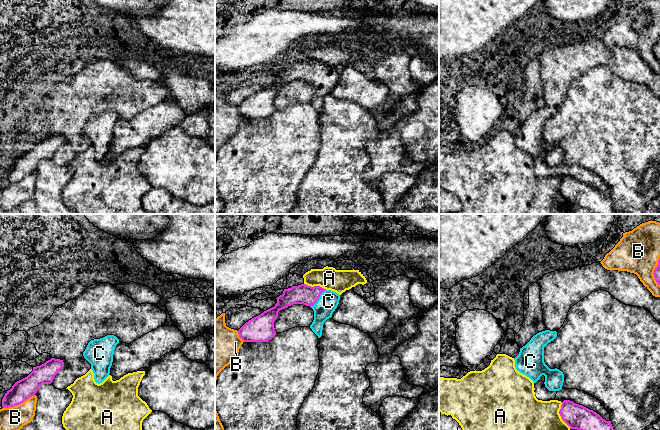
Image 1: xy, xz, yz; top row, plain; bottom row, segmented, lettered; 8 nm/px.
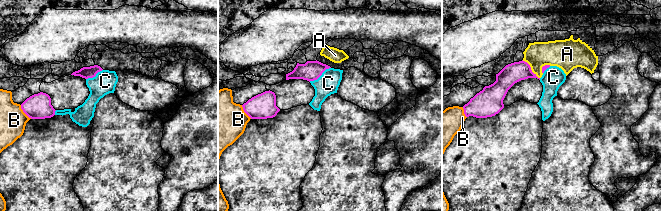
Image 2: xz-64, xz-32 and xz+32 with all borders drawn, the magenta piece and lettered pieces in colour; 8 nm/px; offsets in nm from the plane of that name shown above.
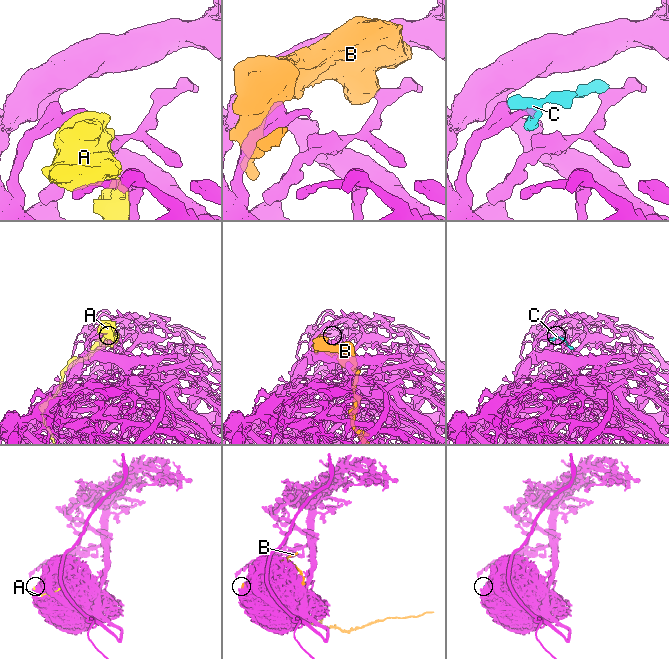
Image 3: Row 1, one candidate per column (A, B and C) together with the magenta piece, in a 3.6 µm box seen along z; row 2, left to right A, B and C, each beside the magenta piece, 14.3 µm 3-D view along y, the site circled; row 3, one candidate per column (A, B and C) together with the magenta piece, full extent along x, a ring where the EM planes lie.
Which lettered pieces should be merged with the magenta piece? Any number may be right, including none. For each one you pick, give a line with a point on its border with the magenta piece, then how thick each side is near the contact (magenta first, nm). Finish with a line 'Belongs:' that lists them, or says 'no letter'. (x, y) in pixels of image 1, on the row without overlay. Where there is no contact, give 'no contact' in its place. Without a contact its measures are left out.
C: meets magenta in xz at (318, 74); 160 nm thick on the magenta side, 160 nm on the other
Belongs: C

